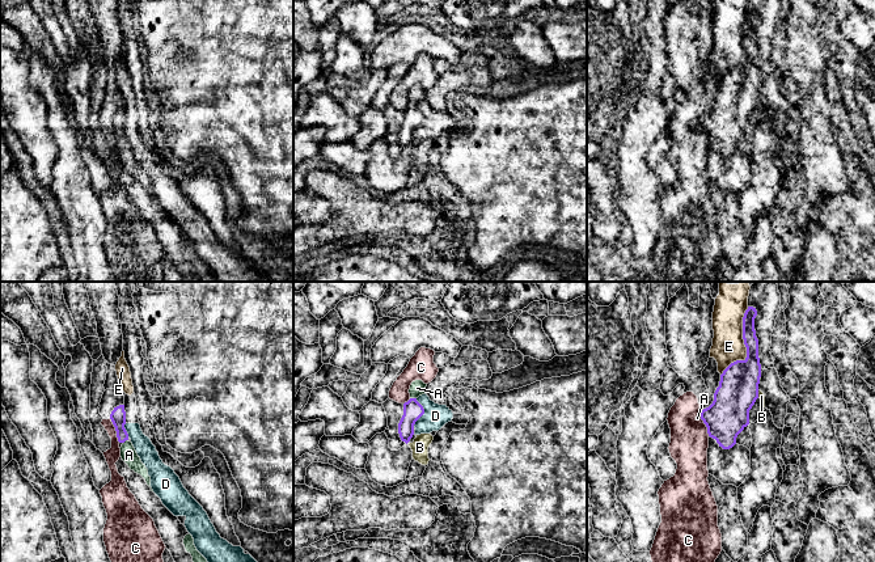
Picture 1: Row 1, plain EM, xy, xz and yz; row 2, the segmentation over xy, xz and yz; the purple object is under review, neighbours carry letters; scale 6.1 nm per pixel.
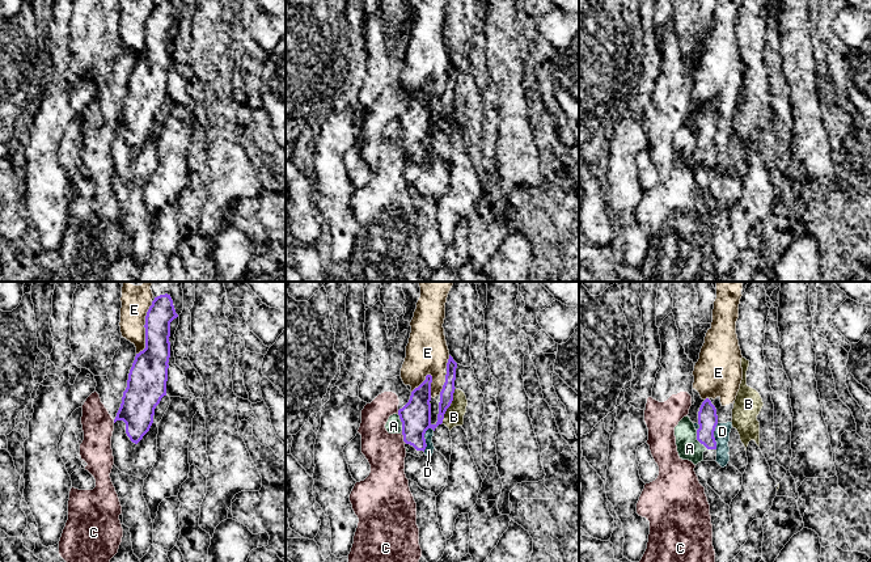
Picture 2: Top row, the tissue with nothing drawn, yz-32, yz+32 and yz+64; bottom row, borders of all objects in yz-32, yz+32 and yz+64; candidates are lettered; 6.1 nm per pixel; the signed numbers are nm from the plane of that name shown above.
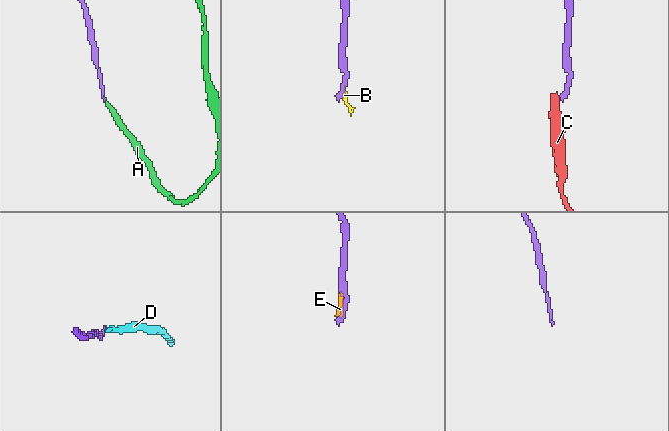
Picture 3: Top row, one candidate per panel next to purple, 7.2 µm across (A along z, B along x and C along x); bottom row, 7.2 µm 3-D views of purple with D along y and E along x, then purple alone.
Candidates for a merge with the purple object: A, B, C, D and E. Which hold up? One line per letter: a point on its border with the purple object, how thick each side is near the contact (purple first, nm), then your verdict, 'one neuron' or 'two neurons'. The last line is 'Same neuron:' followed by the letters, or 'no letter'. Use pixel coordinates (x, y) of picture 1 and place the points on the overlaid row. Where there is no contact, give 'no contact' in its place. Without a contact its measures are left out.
A: xz (413, 398) | 120/90 nm | one neuron
B: yz (757, 394) | 240/40 nm | two neurons
C: yz (704, 422) | 240/240 nm | two neurons
D: xz (423, 413) | 120/150 nm | two neurons
E: yz (744, 343) | 240/190 nm | two neurons
Same neuron: A

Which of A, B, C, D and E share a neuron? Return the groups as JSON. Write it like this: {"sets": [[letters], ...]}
{"sets": [["A"], ["B"], ["C"], ["D", "E"]]}

